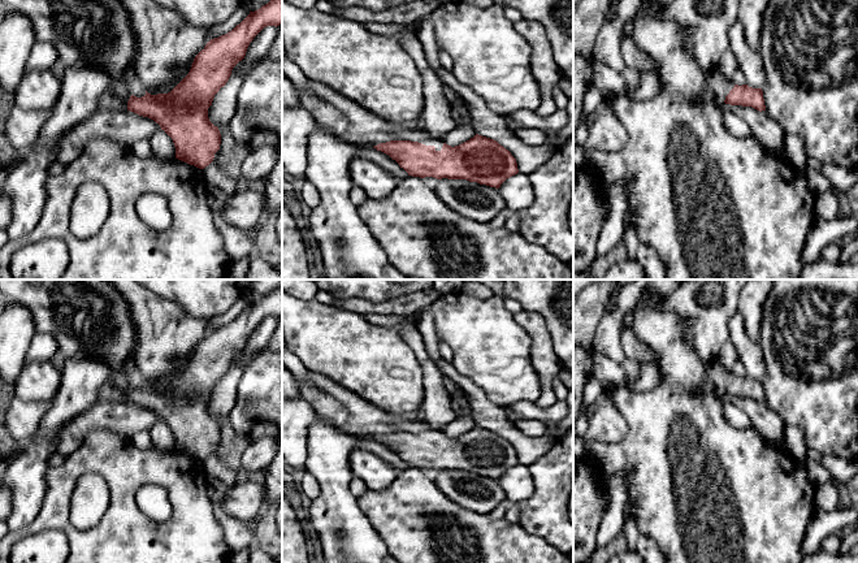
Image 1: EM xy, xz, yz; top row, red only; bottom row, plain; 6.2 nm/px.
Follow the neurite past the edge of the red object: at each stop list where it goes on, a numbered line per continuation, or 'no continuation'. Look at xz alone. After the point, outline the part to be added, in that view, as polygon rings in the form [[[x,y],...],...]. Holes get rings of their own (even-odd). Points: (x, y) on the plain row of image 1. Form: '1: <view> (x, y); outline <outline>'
1: xz (337, 406); outline [[[308,371],[307,381],[296,378],[296,386],[317,417],[347,434],[374,438],[390,432],[411,432],[442,441],[443,432],[432,429],[422,417],[407,420],[382,411],[317,372]]]

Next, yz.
1: yz (719, 377); outline [[[718,359],[706,363],[705,372],[707,381],[711,384],[711,386],[718,394],[724,394],[725,387],[734,378],[733,372],[724,369],[722,364],[718,361]]]

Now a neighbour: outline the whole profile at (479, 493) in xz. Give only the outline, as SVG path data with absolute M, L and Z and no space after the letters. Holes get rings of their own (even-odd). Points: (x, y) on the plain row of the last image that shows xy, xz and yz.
M438 471L437 488L463 508L489 514L507 497L499 481L467 471Z

